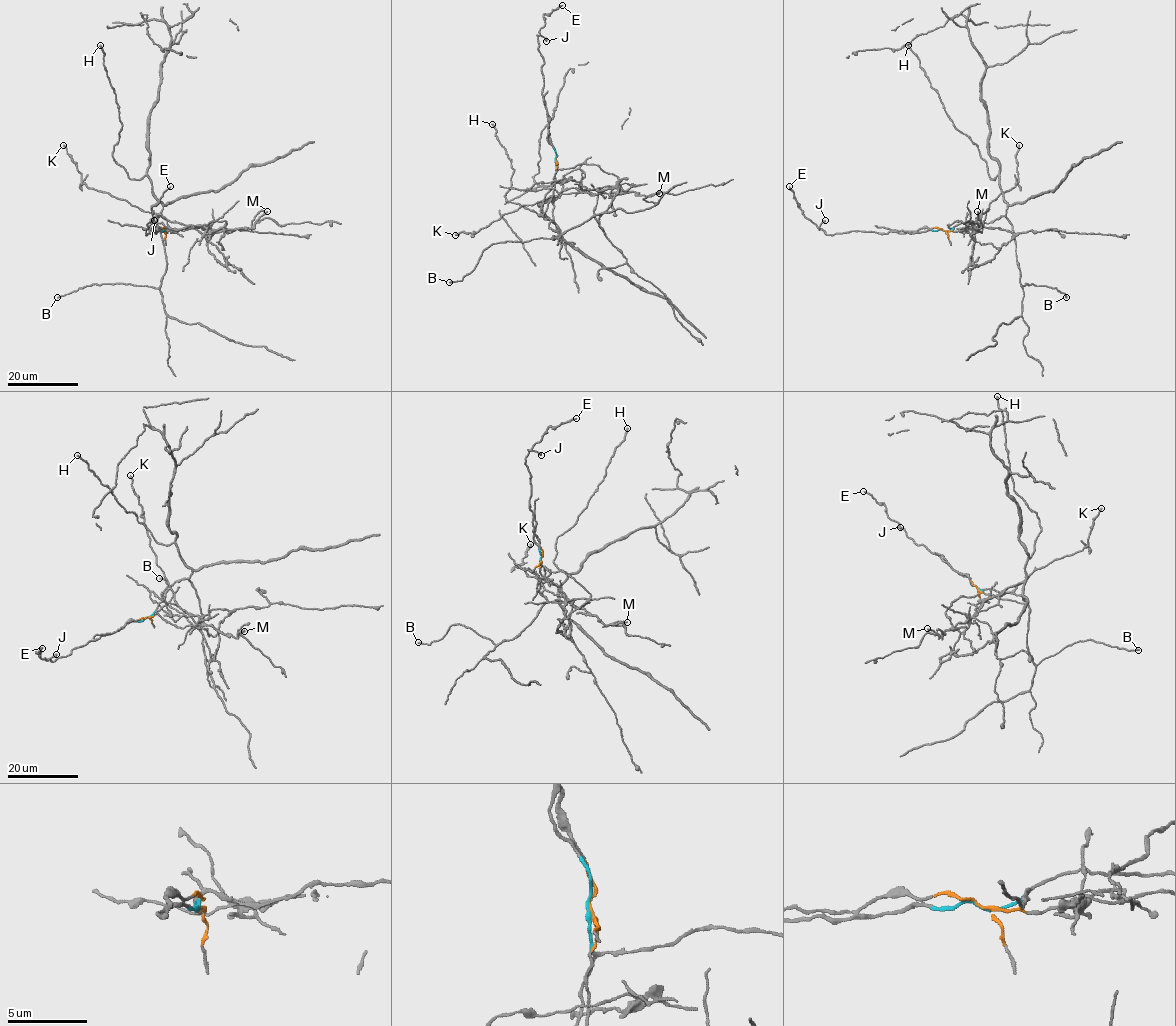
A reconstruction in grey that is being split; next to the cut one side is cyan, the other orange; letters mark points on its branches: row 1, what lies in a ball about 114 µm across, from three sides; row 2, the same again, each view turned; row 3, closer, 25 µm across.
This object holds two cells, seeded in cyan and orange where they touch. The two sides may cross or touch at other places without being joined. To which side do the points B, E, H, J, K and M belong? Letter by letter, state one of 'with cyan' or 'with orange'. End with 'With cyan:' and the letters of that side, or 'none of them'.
B: with cyan
E: with cyan
H: with cyan
J: with cyan
K: with orange
M: with orange
With cyan: B, E, H, J

